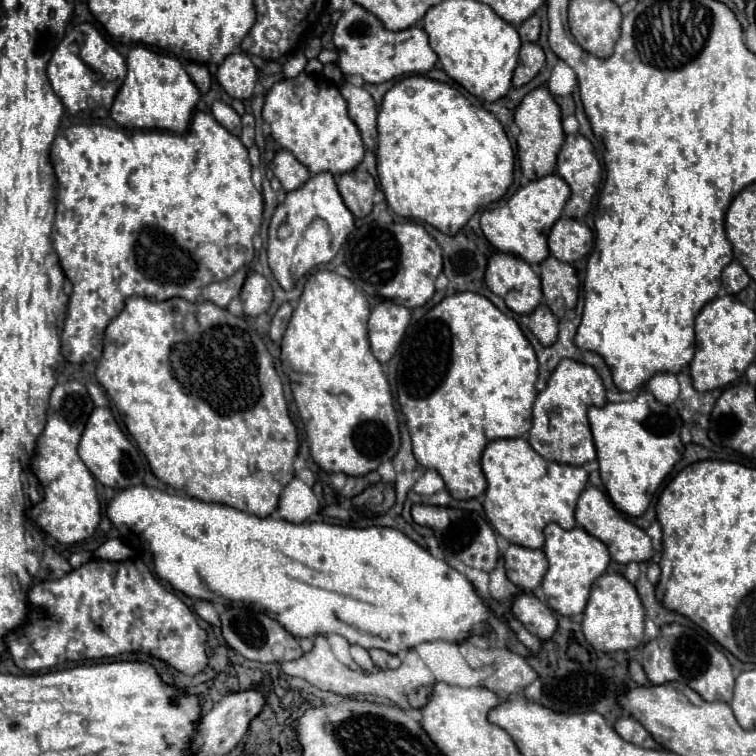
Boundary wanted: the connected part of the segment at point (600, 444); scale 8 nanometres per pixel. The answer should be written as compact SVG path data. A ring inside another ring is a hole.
M645 391L627 403L607 403L605 407L591 407L589 423L591 423L591 433L593 433L595 451L597 451L601 481L603 481L613 505L625 515L641 517L651 503L651 495L659 489L659 485L671 473L675 463L683 457L683 451L685 451L685 447L681 443L683 421L679 417L677 409L657 403L653 393Z

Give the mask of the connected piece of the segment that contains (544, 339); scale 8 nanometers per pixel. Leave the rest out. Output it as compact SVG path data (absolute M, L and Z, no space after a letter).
M541 303L541 305L531 313L529 329L533 331L533 335L539 339L539 343L541 343L543 347L549 347L549 345L555 343L559 325L557 325L557 319L553 317L551 309L549 309L545 303Z

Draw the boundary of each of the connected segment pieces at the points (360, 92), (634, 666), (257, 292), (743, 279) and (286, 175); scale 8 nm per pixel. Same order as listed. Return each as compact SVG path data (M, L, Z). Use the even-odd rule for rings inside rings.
M343 83L339 91L349 105L349 117L357 125L365 147L369 151L375 151L375 145L377 145L377 107L375 107L373 97L365 89L357 89L353 83Z
M631 661L629 673L631 673L631 679L635 681L635 685L649 685L649 679L647 679L643 667L639 665L639 661Z
M251 273L245 279L245 285L241 289L241 303L243 303L243 313L247 317L257 317L269 309L273 301L273 291L267 279L259 273Z
M731 261L731 263L723 269L721 281L723 281L723 289L725 289L725 293L737 295L741 289L745 289L745 287L749 285L751 277L747 275L747 271L745 271L737 261Z
M279 149L275 159L271 161L271 171L275 173L275 177L281 181L285 191L295 191L299 189L309 177L309 169L303 167L289 151Z

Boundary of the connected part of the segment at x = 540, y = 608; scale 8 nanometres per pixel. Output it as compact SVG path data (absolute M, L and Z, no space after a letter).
M523 593L515 599L513 615L539 639L551 639L557 631L557 619L551 609L531 593Z

